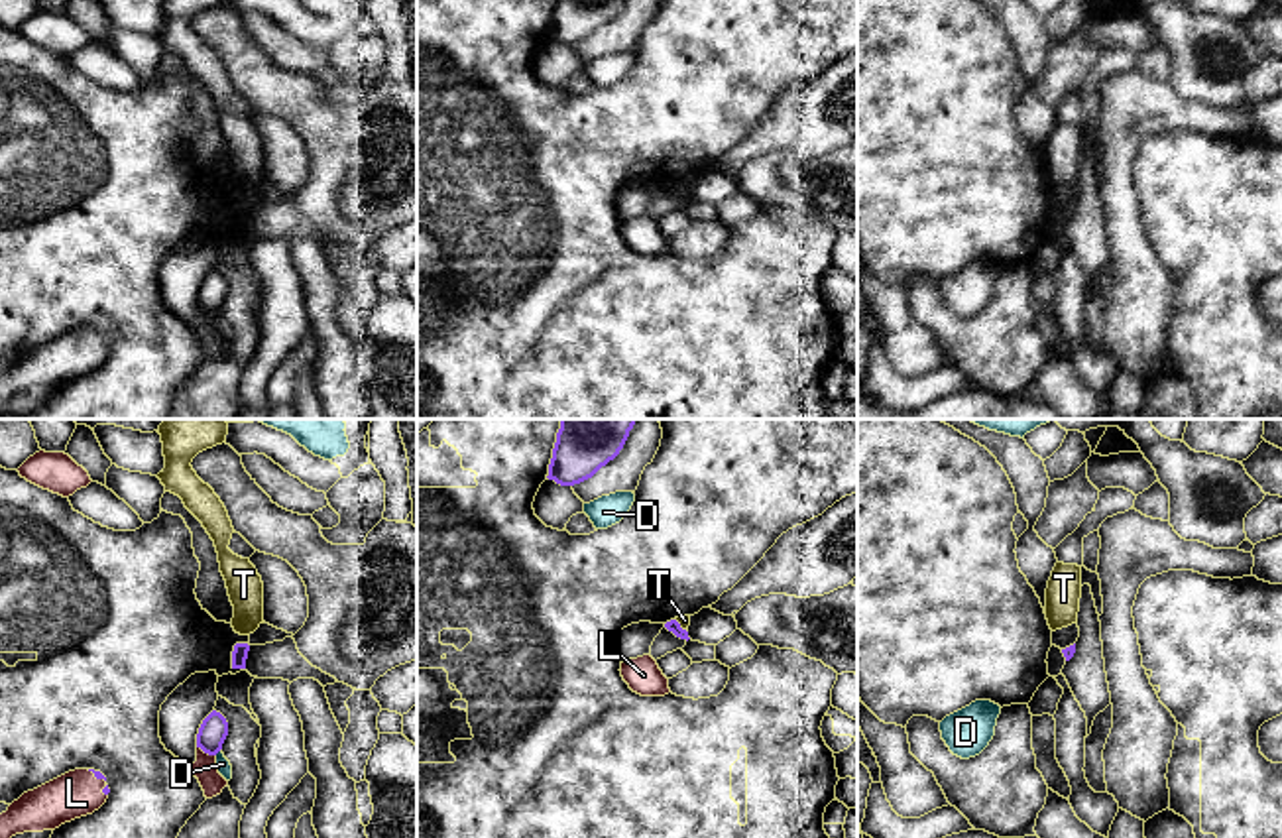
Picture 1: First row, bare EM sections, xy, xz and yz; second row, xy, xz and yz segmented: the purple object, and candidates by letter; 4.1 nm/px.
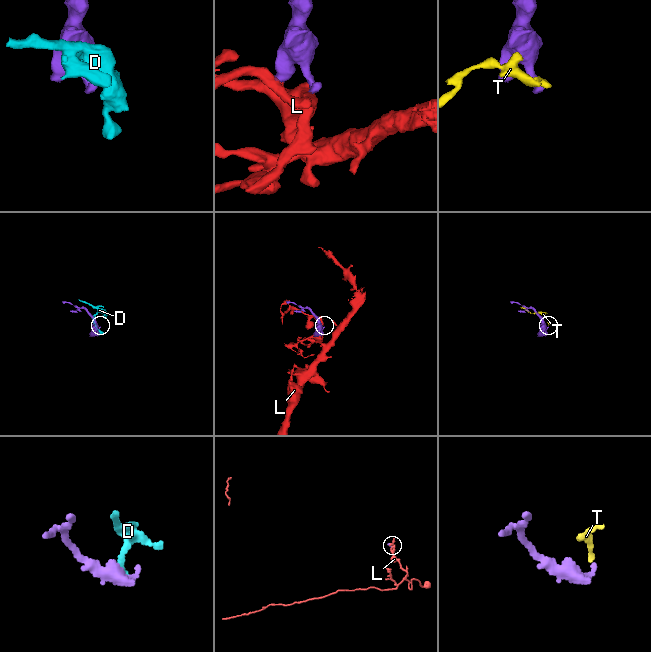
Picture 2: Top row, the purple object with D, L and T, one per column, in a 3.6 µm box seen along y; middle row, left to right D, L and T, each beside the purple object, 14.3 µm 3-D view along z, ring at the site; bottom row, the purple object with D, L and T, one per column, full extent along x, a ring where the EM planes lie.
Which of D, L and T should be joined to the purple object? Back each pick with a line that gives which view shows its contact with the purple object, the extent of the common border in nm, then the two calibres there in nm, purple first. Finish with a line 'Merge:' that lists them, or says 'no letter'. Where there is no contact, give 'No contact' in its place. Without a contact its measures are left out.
L: Touches purple in xy. Shared border 90 nm. Thickness 120 nm (purple) against 100 nm
Merge: L

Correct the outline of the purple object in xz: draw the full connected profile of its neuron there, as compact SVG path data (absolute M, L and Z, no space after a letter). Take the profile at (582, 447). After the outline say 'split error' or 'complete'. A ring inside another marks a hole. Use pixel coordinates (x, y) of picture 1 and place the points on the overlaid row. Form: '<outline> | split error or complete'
M560 419L549 480L574 486L592 478L623 449L637 419Z | complete

